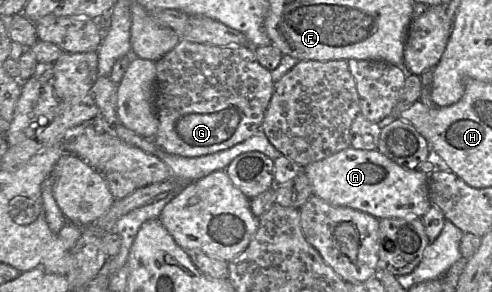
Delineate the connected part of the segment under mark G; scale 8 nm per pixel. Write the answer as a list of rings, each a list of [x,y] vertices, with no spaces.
[[[184,39],[156,62],[156,85],[159,127],[153,141],[169,154],[189,158],[226,150],[252,137],[262,129],[274,90],[271,71],[257,61],[251,46],[215,46]]]

